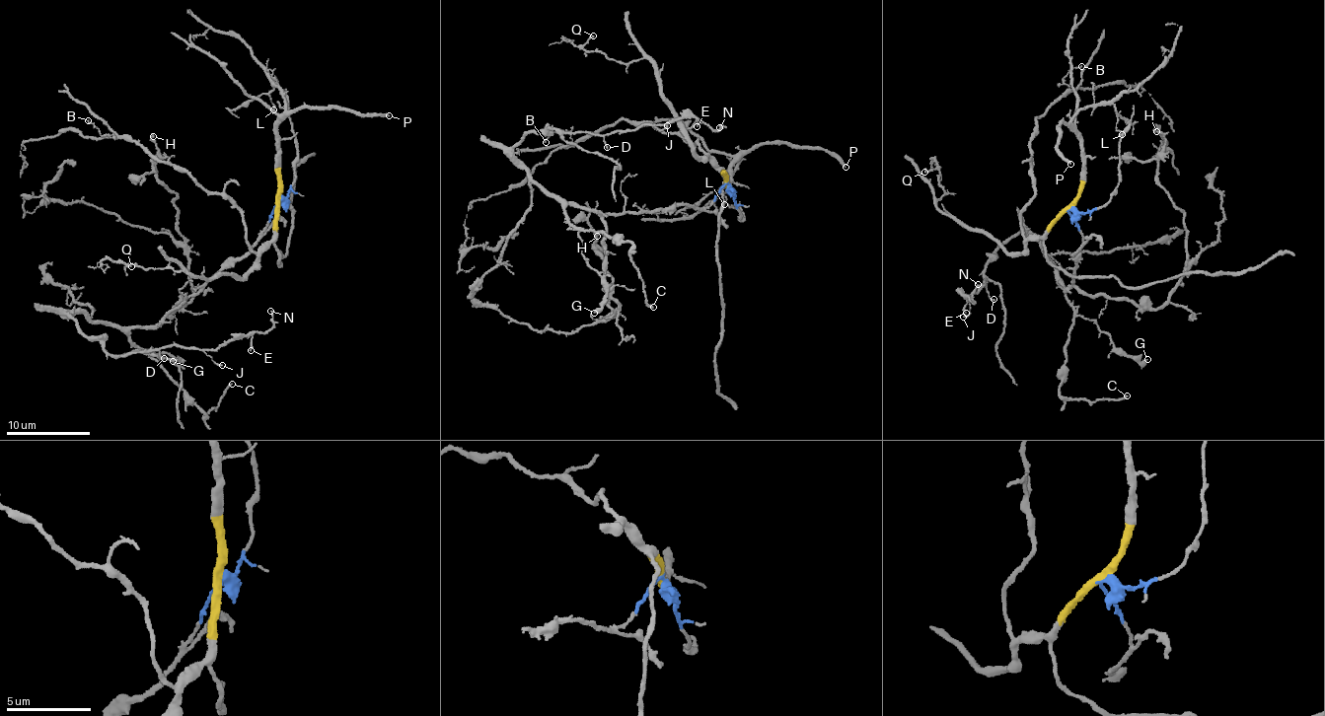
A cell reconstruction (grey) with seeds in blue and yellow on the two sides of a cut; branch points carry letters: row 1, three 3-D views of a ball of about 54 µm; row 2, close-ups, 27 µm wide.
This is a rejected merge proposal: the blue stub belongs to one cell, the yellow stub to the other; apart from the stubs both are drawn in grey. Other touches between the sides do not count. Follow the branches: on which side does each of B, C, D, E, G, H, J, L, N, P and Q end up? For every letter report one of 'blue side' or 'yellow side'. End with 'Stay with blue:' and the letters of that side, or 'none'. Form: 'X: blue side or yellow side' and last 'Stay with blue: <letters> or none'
B: yellow side
C: blue side
D: blue side
E: blue side
G: blue side
H: blue side
J: blue side
L: yellow side
N: blue side
P: yellow side
Q: yellow side
Stay with blue: C, D, E, G, H, J, N

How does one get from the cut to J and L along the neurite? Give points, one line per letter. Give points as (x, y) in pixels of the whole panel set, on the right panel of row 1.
J: (1069, 208), (1084, 246), (1073, 253), (1073, 283), (1065, 289), (1038, 242), (1013, 234), (963, 317)
L: (1069, 208), (1077, 194), (1081, 173), (1080, 132), (1072, 117), (1081, 107), (1112, 104), (1123, 135)

